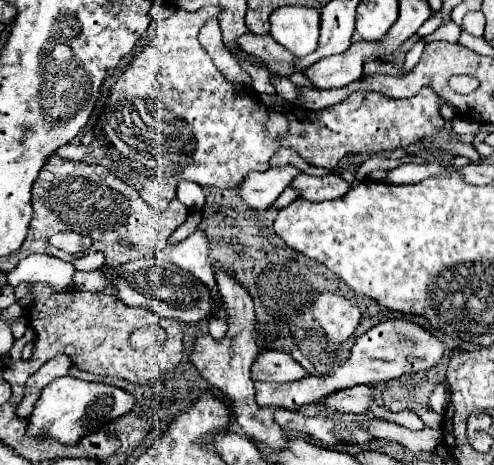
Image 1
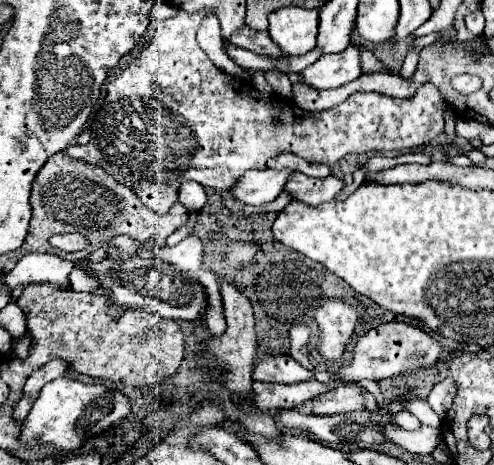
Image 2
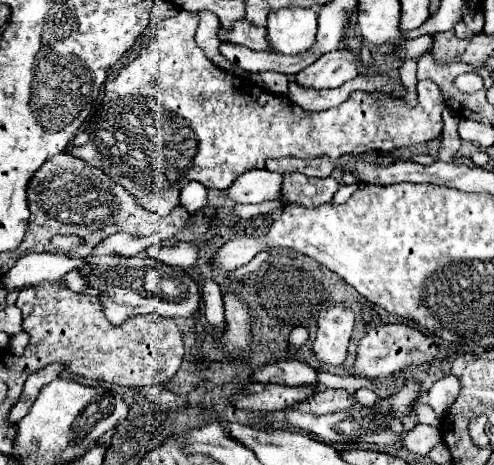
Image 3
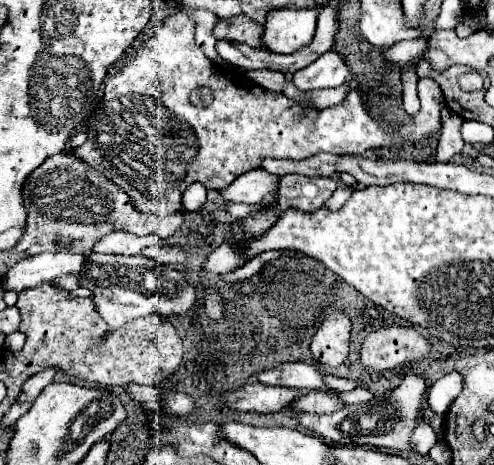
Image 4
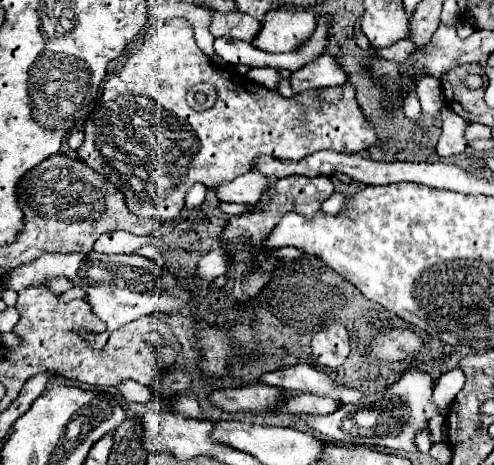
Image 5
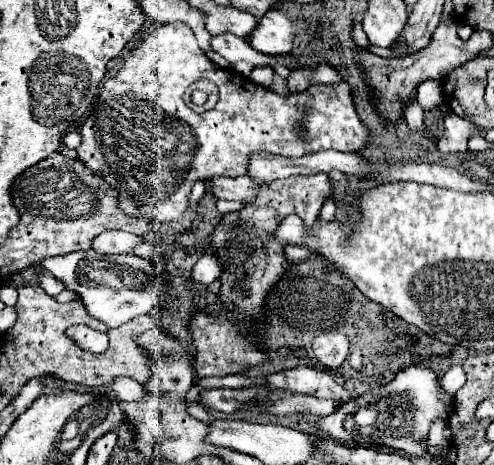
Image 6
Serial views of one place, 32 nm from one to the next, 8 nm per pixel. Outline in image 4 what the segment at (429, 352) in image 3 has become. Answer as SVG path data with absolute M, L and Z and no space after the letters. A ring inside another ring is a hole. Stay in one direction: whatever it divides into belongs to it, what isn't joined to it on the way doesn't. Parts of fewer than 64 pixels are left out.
M388 326L374 330L360 348L360 362L368 372L402 370L422 362L430 354L430 342L414 328Z

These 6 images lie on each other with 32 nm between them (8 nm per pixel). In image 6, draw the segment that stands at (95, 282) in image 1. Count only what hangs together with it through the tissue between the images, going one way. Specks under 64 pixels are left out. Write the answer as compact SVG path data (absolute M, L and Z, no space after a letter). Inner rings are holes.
M40 270L40 274L36 274L36 276L38 276L38 286L44 288L46 292L50 292L50 296L54 296L54 294L58 294L58 292L64 290L64 286L58 280L54 280L52 276L48 276L48 272Z

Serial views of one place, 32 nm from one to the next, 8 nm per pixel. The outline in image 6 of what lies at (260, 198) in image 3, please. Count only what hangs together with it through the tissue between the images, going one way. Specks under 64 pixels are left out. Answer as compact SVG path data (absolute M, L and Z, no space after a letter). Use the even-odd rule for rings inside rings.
M218 176L216 180L212 180L210 184L210 192L216 198L222 200L238 200L238 202L250 202L256 196L256 188L260 184L254 182L248 176L240 176L240 178L226 178L226 176Z

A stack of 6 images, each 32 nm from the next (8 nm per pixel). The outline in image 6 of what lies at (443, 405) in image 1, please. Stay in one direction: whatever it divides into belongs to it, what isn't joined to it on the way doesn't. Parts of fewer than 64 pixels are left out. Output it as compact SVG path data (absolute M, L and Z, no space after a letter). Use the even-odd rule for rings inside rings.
M454 365L442 376L442 388L444 388L450 396L454 396L454 394L462 388L462 384L464 384L465 381L466 374L462 366Z

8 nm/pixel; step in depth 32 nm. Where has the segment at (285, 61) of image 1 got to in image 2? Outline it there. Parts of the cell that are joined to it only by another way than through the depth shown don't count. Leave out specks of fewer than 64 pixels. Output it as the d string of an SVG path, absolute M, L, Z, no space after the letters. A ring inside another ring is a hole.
M246 24L230 36L230 42L232 42L234 46L248 48L248 50L258 52L258 54L268 54L268 56L272 56L272 58L284 56L284 52L282 52L282 50L270 40L270 36L268 36L266 32L260 32L260 30L248 28Z

